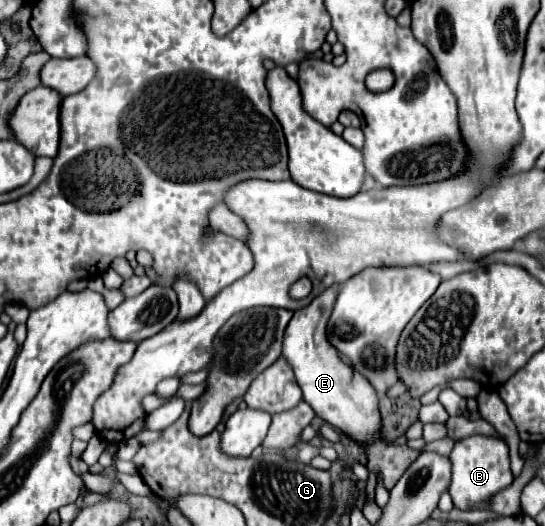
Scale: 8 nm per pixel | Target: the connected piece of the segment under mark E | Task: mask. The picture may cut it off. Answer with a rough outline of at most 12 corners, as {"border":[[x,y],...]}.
{"border":[[338,285],[294,313],[282,357],[386,489],[418,457],[378,437],[376,391],[328,345]]}

